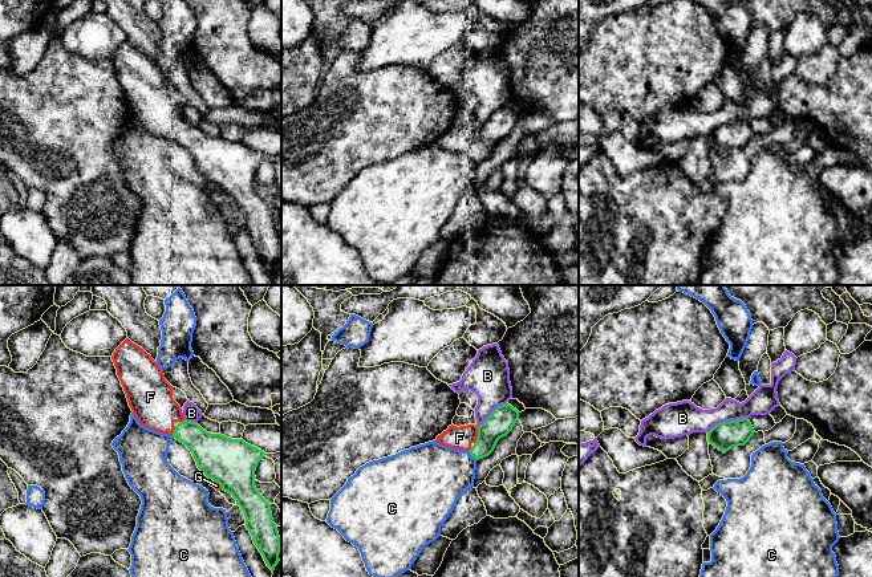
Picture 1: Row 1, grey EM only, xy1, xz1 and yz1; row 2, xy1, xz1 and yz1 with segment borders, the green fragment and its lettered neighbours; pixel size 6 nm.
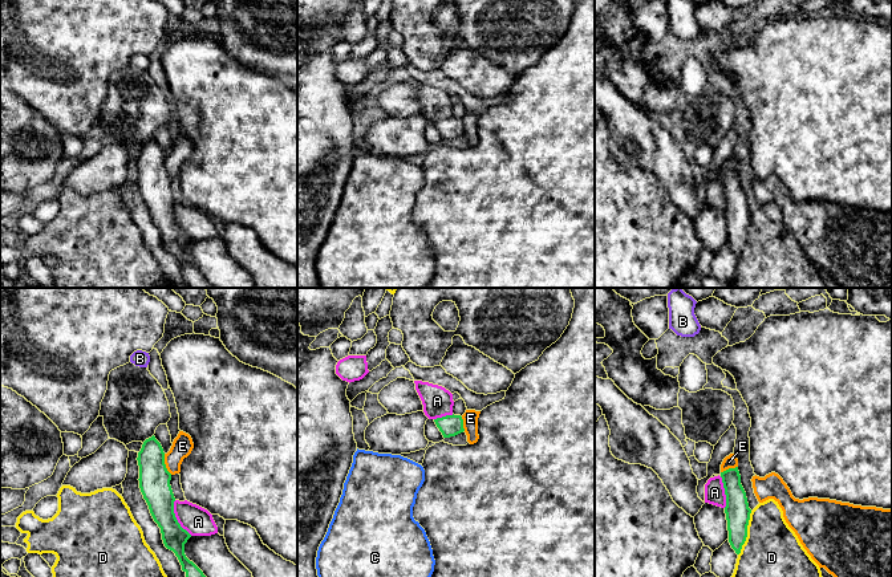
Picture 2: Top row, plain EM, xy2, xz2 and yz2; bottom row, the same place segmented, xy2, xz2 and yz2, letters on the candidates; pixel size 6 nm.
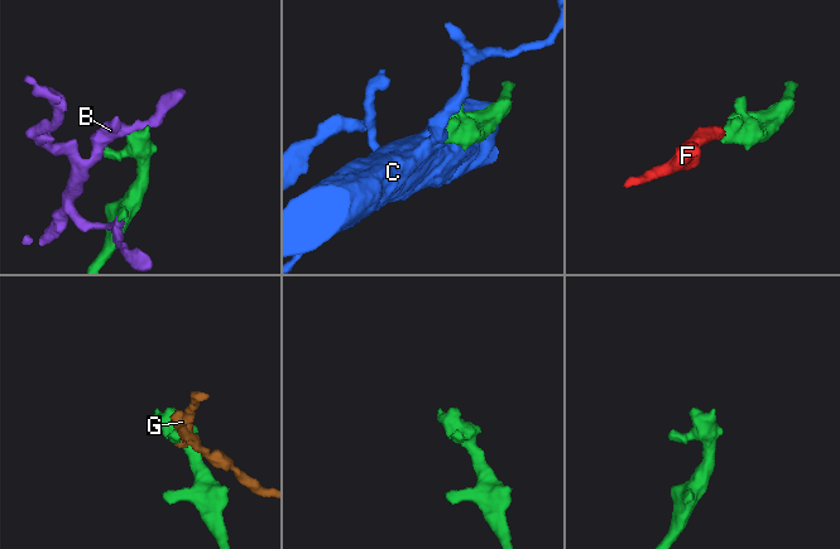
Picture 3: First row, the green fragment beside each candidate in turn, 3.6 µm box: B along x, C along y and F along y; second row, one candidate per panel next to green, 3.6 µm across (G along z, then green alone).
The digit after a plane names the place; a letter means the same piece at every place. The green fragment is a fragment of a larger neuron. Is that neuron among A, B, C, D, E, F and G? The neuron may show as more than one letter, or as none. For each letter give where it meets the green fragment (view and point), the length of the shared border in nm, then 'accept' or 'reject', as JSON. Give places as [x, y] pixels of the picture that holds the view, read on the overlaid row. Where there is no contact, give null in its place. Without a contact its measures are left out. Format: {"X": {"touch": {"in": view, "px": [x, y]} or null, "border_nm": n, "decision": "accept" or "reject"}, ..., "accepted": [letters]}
{"A": {"touch": {"in": "xy2", "px": [175, 519]}, "border_nm": 240, "decision": "reject"}, "B": {"touch": {"in": "yz1", "px": [727, 422]}, "border_nm": 260, "decision": "reject"}, "C": {"touch": {"in": "xz1", "px": [473, 456]}, "border_nm": 80, "decision": "reject"}, "D": {"touch": {"in": "yz2", "px": [746, 533]}, "border_nm": 280, "decision": "reject"}, "E": {"touch": {"in": "xy2", "px": [165, 464]}, "border_nm": 140, "decision": "reject"}, "F": {"touch": {"in": "xz1", "px": [478, 435]}, "border_nm": 110, "decision": "accept"}, "G": {"touch": {"in": "xy1", "px": [219, 483]}, "border_nm": 80, "decision": "reject"}, "accepted": ["F"]}

